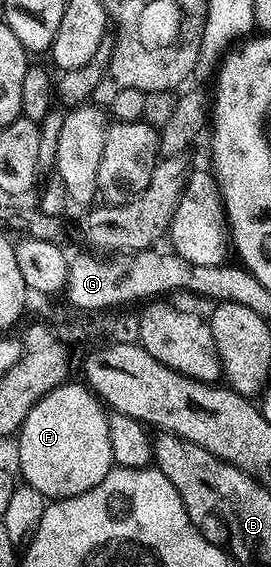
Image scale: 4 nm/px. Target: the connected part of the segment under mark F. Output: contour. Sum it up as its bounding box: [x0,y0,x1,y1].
[19,380,114,500]

